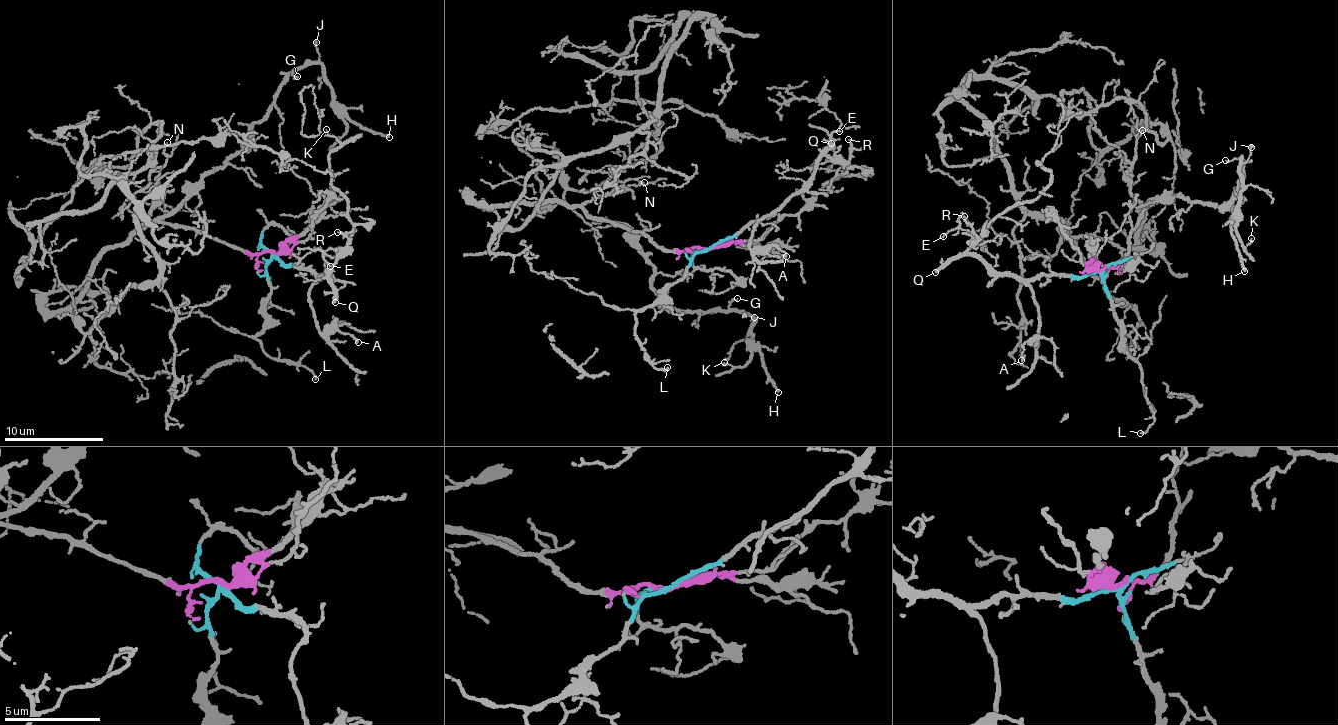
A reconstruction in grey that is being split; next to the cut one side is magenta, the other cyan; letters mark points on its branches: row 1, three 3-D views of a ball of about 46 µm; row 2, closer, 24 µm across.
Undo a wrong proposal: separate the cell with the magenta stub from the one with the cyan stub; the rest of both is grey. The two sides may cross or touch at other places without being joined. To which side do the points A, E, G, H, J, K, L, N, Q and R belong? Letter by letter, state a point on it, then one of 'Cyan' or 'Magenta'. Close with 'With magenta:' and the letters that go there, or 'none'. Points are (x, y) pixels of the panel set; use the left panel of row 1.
A: Place: (358, 342). Cyan
E: Place: (330, 266). Cyan
G: Place: (297, 76). Magenta
H: Place: (389, 137). Magenta
J: Place: (316, 42). Magenta
K: Place: (326, 129). Magenta
L: Place: (315, 379). Cyan
N: Place: (167, 142). Magenta
Q: Place: (335, 302). Cyan
R: Place: (337, 232). Cyan
With magenta: G, H, J, K, N

